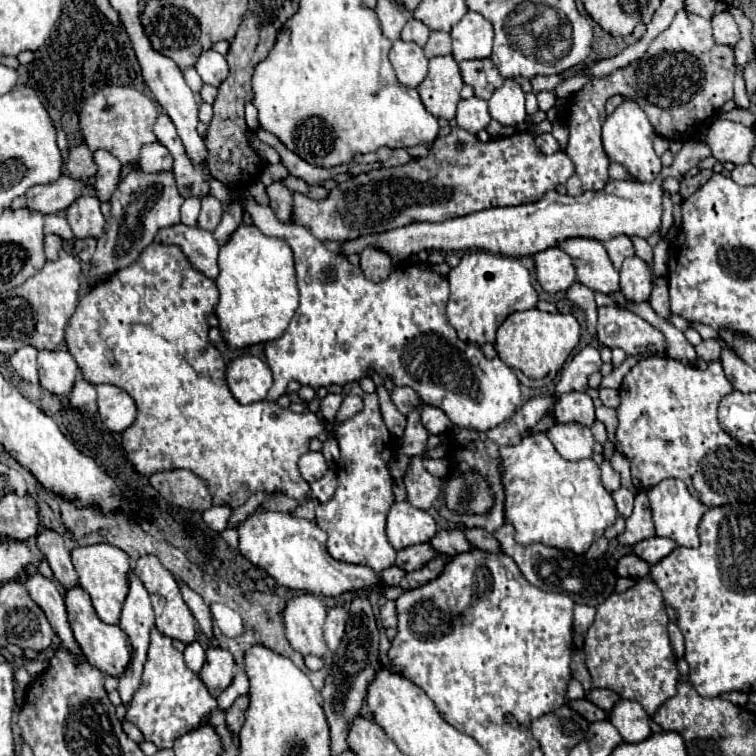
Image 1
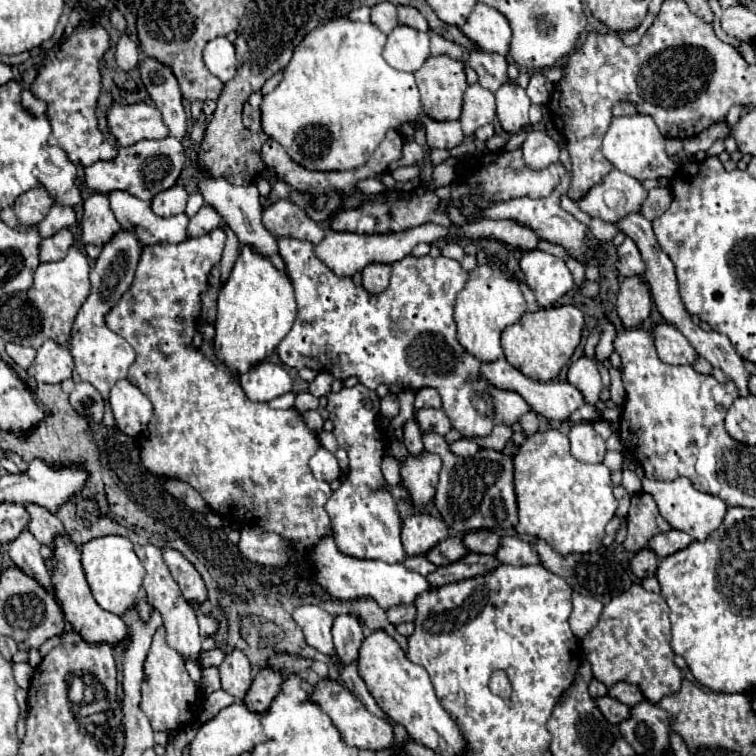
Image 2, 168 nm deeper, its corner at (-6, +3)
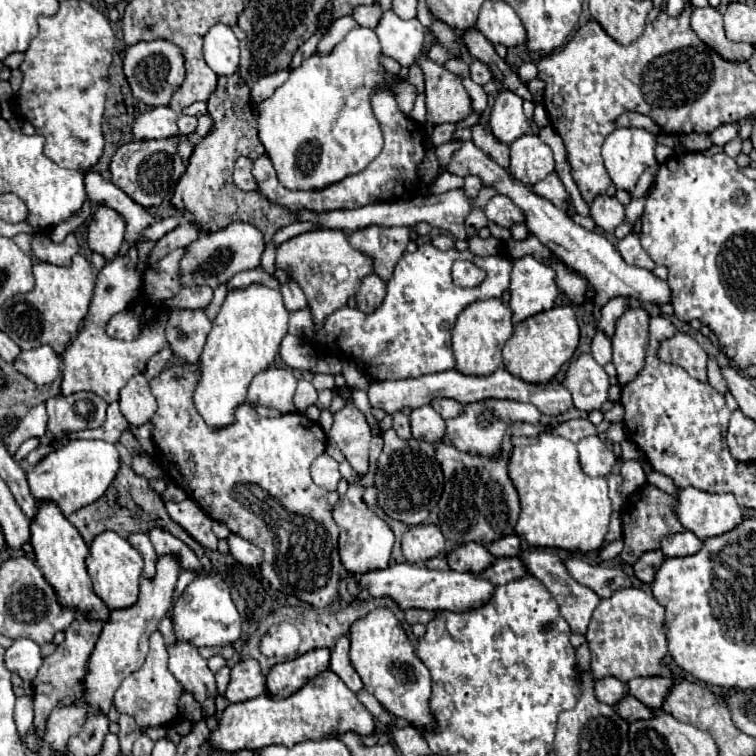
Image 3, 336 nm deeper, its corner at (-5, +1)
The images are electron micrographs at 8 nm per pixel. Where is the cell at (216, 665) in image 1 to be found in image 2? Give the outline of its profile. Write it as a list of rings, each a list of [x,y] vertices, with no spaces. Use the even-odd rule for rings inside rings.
[[[232,650],[230,654],[226,654],[224,662],[220,664],[220,678],[222,678],[222,690],[242,700],[252,684],[252,666],[246,654],[240,650]]]

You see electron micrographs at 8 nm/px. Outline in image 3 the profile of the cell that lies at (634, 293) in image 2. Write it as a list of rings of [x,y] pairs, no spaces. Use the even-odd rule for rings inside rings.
[[[629,306],[615,322],[613,364],[617,368],[619,384],[627,384],[643,366],[647,346],[649,314],[643,306]]]

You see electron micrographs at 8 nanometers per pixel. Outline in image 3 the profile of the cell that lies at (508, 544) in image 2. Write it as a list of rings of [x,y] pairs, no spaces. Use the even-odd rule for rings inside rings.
[[[525,550],[525,552],[521,552],[519,558],[521,558],[525,570],[527,570],[531,576],[539,578],[539,580],[547,586],[547,590],[553,594],[553,598],[555,598],[557,604],[561,606],[561,616],[569,622],[571,630],[573,630],[575,634],[585,634],[587,624],[589,624],[589,620],[591,620],[591,614],[593,614],[593,610],[599,606],[601,598],[599,598],[593,590],[589,590],[587,586],[581,586],[579,582],[575,582],[575,580],[569,576],[569,572],[565,570],[563,562],[561,562],[557,556],[553,556],[553,554],[547,554],[547,552],[543,552],[543,550],[535,550],[535,552]]]

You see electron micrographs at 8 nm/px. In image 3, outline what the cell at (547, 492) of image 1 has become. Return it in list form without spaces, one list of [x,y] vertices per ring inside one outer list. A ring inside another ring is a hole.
[[[541,434],[535,438],[515,436],[513,452],[509,460],[509,478],[513,480],[521,498],[521,514],[515,526],[517,536],[525,538],[531,546],[563,548],[569,552],[591,552],[603,546],[603,538],[605,538],[609,516],[611,516],[611,500],[607,496],[607,478],[603,476],[591,478],[581,470],[577,448],[573,442],[555,434]]]

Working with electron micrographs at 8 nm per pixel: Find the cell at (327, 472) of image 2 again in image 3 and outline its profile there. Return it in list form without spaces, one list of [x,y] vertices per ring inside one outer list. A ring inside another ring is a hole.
[[[321,454],[313,464],[311,464],[311,478],[317,486],[325,490],[335,490],[337,482],[341,480],[339,474],[339,464],[333,460],[329,454]]]

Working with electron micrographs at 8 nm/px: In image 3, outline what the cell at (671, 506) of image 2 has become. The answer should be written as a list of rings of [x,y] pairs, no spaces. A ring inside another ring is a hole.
[[[687,486],[687,488],[679,488],[675,496],[675,516],[679,518],[685,530],[693,532],[699,540],[705,540],[733,530],[733,526],[737,526],[737,522],[745,518],[745,510],[737,506],[737,500],[733,498],[733,494],[709,494]]]

